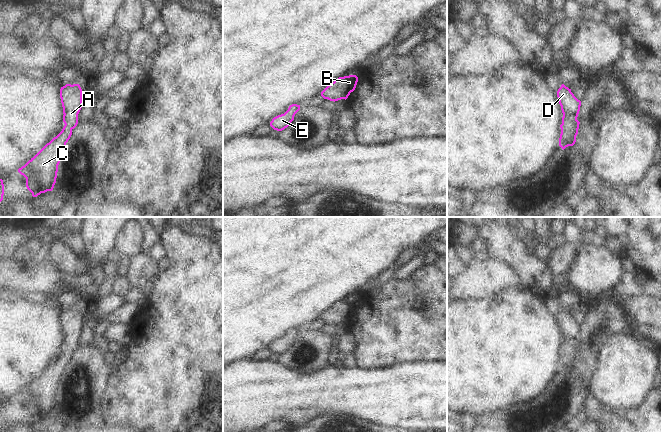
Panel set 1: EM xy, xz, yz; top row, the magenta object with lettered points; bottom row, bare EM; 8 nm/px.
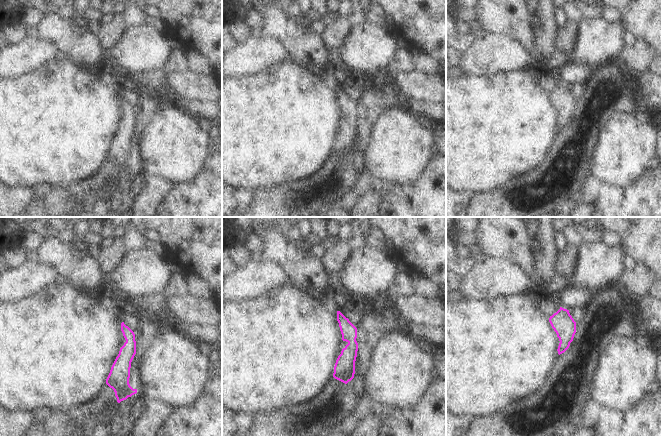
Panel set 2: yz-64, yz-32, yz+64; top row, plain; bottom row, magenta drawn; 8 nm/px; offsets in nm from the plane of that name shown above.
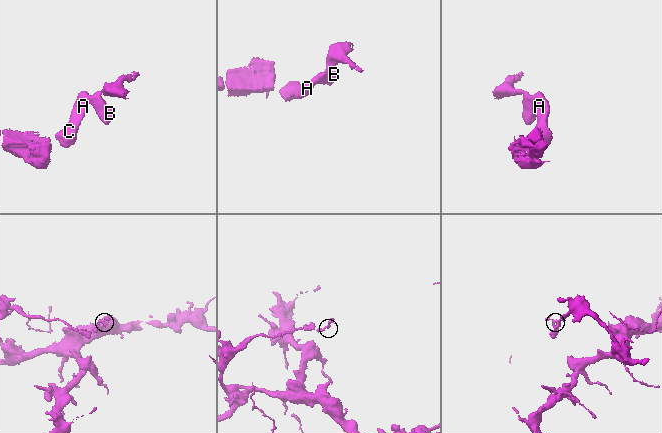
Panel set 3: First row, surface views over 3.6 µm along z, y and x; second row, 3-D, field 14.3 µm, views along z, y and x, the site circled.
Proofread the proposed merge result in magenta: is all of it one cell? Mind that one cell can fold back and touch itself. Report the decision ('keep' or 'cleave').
keep

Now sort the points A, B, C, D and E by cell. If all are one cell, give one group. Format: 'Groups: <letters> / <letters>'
Groups: A B C D E.

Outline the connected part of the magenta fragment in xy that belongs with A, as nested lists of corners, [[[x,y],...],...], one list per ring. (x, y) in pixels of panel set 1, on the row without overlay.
[[[66,308],[61,311],[60,322],[65,348],[62,355],[18,393],[18,396],[26,402],[26,411],[33,421],[52,415],[54,412],[60,383],[72,359],[72,354],[78,348],[78,338],[82,332],[82,317],[79,308]]]

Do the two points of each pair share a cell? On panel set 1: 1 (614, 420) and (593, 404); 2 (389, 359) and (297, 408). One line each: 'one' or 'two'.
1: one
2: two

